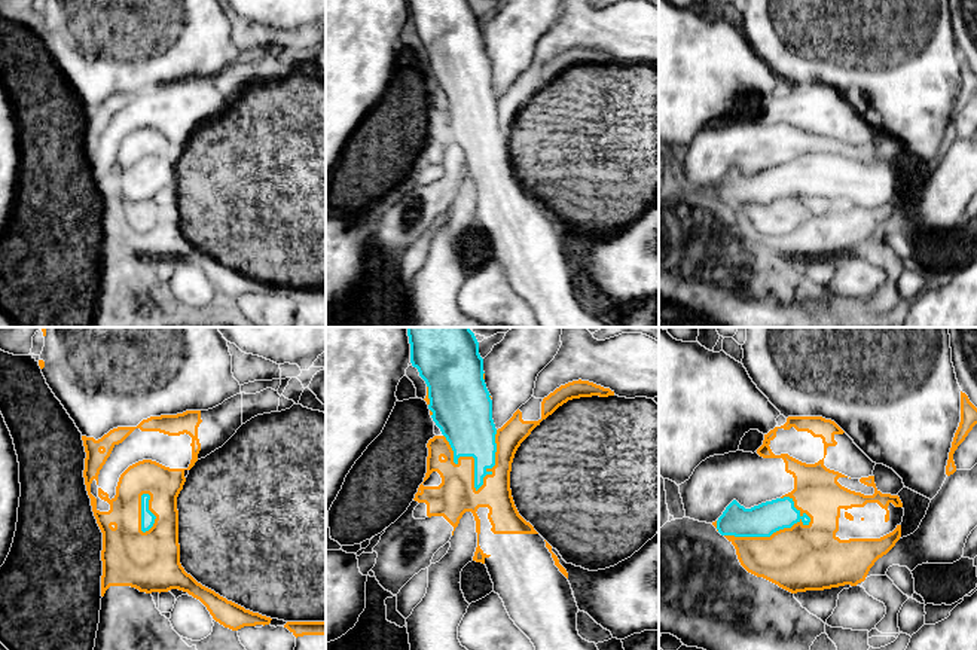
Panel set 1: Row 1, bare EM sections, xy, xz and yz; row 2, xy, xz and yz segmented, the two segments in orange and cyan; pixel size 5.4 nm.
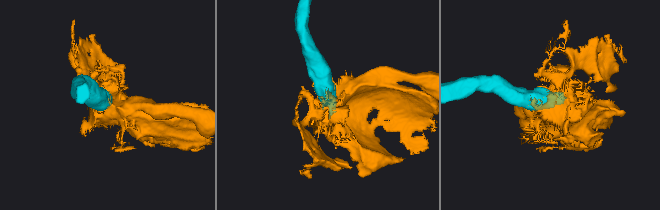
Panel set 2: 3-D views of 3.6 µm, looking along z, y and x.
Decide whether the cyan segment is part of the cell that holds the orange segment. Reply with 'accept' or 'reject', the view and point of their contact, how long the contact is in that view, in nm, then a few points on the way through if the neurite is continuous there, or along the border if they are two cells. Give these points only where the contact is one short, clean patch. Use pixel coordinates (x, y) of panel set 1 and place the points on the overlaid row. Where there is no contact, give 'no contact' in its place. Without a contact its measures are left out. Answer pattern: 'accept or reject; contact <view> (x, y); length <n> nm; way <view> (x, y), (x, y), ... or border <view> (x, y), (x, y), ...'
reject; contact xz (466, 457); length 360 nm

